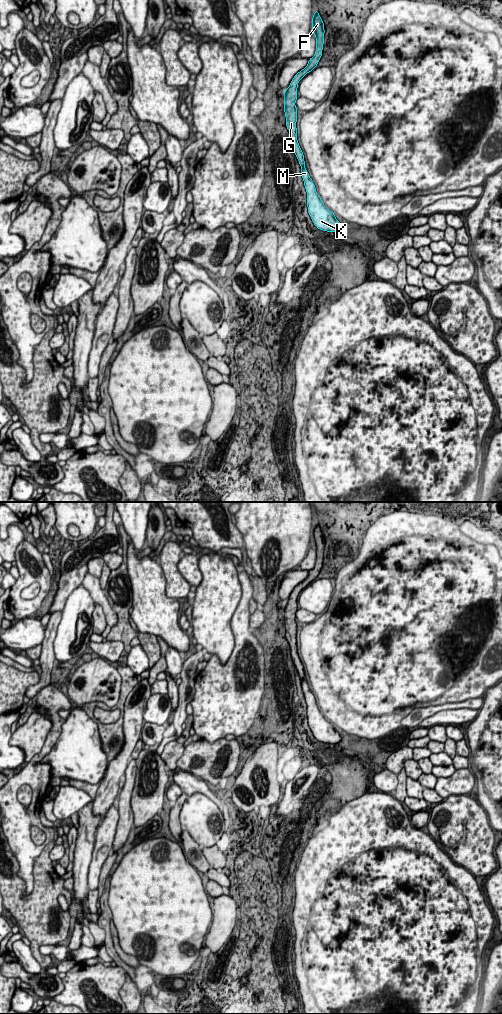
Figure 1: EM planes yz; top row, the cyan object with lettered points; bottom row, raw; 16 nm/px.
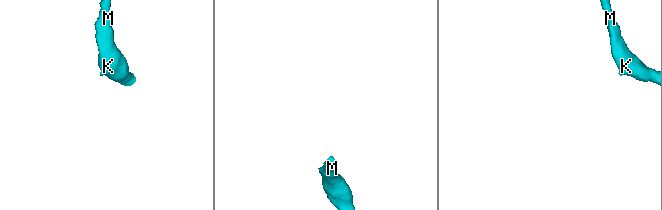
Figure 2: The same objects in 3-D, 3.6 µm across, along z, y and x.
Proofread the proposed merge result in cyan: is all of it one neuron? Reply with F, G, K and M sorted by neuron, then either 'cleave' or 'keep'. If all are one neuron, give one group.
groups F G K M; keep

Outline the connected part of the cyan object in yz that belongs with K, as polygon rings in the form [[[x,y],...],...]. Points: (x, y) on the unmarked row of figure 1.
[[[315,522],[312,530],[312,541],[316,550],[315,567],[309,571],[307,578],[298,584],[292,591],[290,598],[284,604],[284,624],[286,629],[286,638],[291,649],[292,662],[295,665],[301,678],[301,686],[304,693],[304,698],[307,704],[307,719],[308,725],[314,737],[323,743],[338,744],[341,741],[341,735],[335,730],[332,723],[329,723],[320,708],[316,705],[316,700],[313,692],[309,689],[305,678],[304,667],[297,652],[297,620],[295,614],[297,612],[297,600],[299,593],[314,580],[316,580],[323,562],[324,556],[324,535]]]

